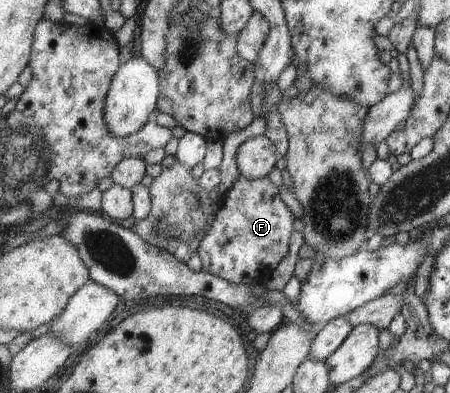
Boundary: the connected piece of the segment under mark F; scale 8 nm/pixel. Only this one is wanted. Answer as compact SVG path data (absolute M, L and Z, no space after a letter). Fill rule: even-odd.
M241 175L236 177L236 183L220 201L221 207L214 223L200 242L201 247L197 252L203 263L203 272L239 286L250 286L251 281L255 281L259 275L259 271L255 271L259 269L259 263L261 279L267 275L265 271L275 269L287 255L296 219L293 219L293 213L279 199L279 189L269 179L268 176L257 180L249 180Z

